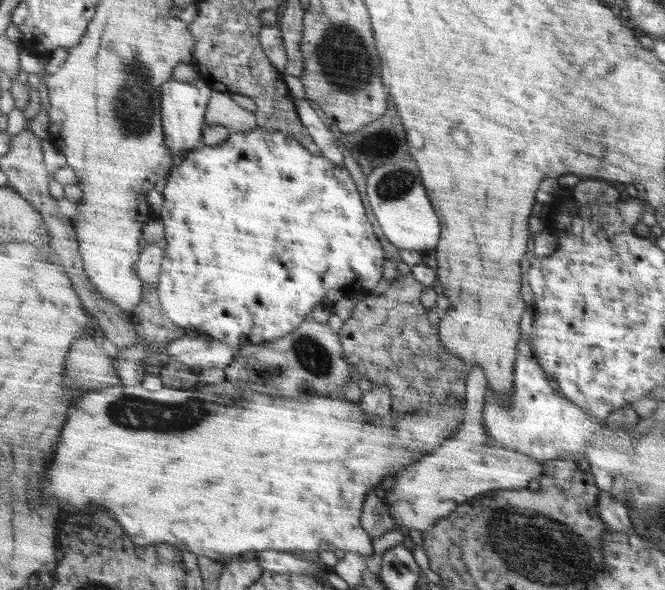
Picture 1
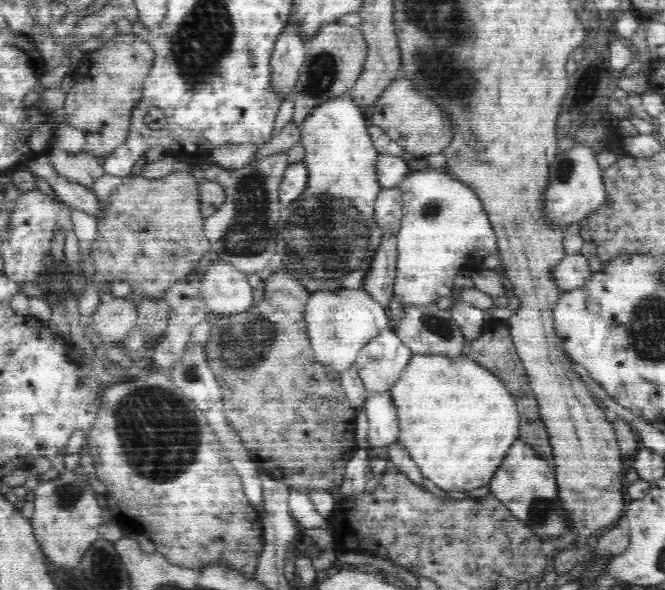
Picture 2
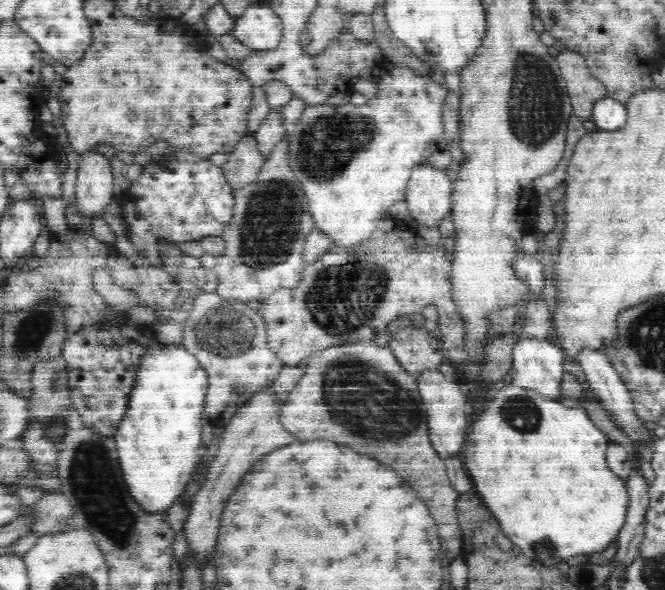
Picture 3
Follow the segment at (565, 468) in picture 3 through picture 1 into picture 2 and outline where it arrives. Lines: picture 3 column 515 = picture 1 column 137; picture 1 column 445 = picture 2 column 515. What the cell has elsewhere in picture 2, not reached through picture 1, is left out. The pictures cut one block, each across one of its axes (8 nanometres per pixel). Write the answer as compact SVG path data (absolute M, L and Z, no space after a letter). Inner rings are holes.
M415 353L399 375L400 378L390 390L400 425L397 441L406 449L422 474L444 491L470 491L486 486L499 469L510 446L519 438L517 405L505 384L495 374L466 356L452 358Z

